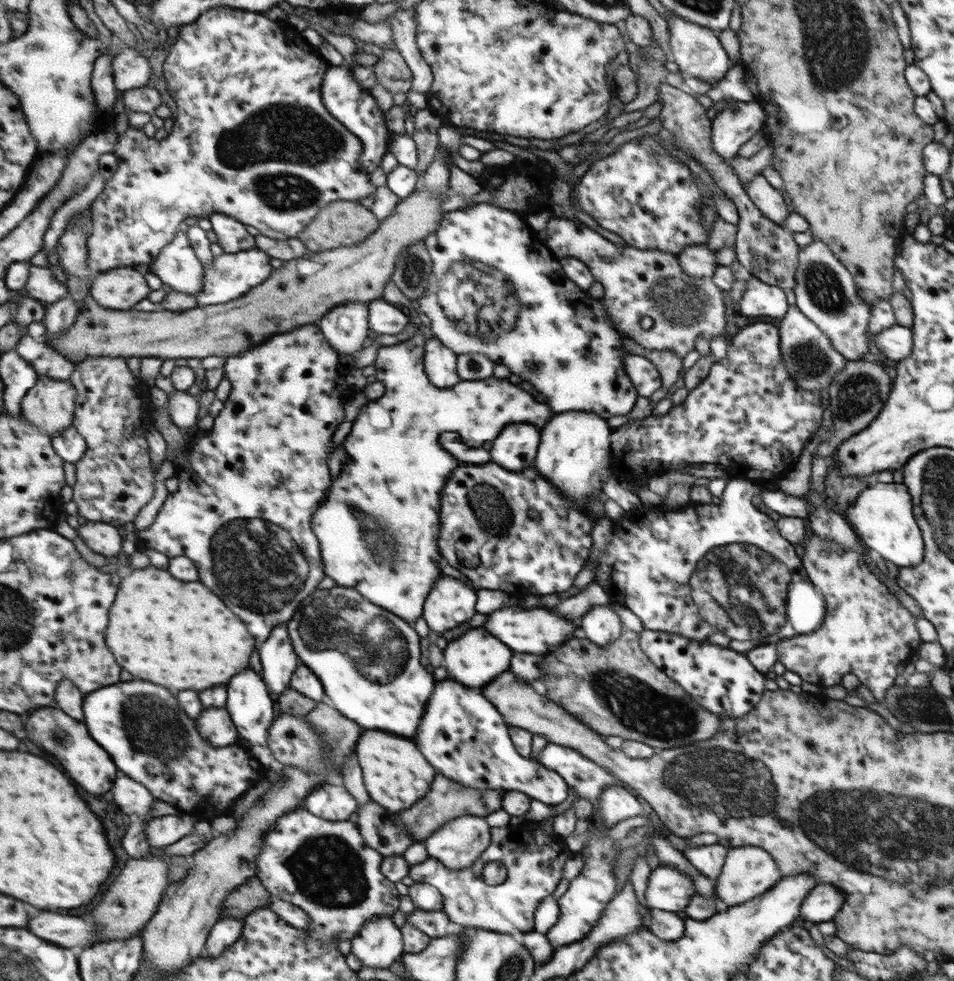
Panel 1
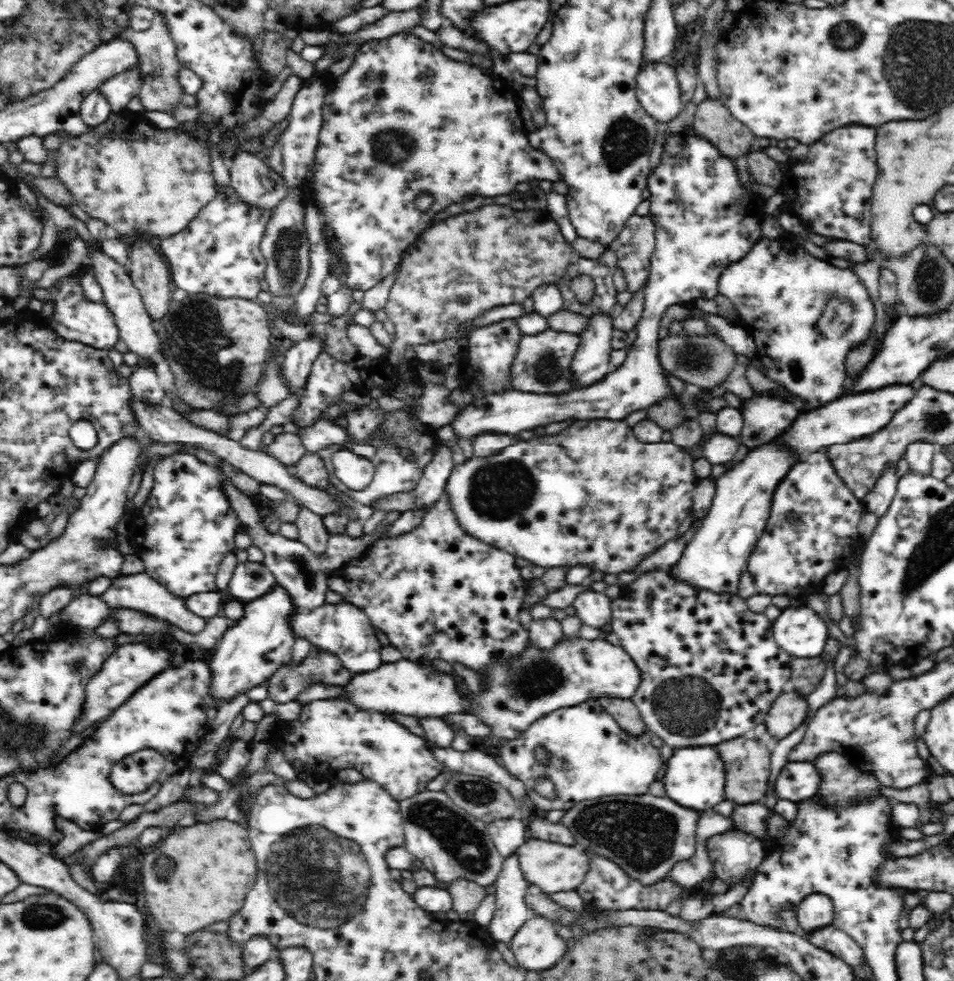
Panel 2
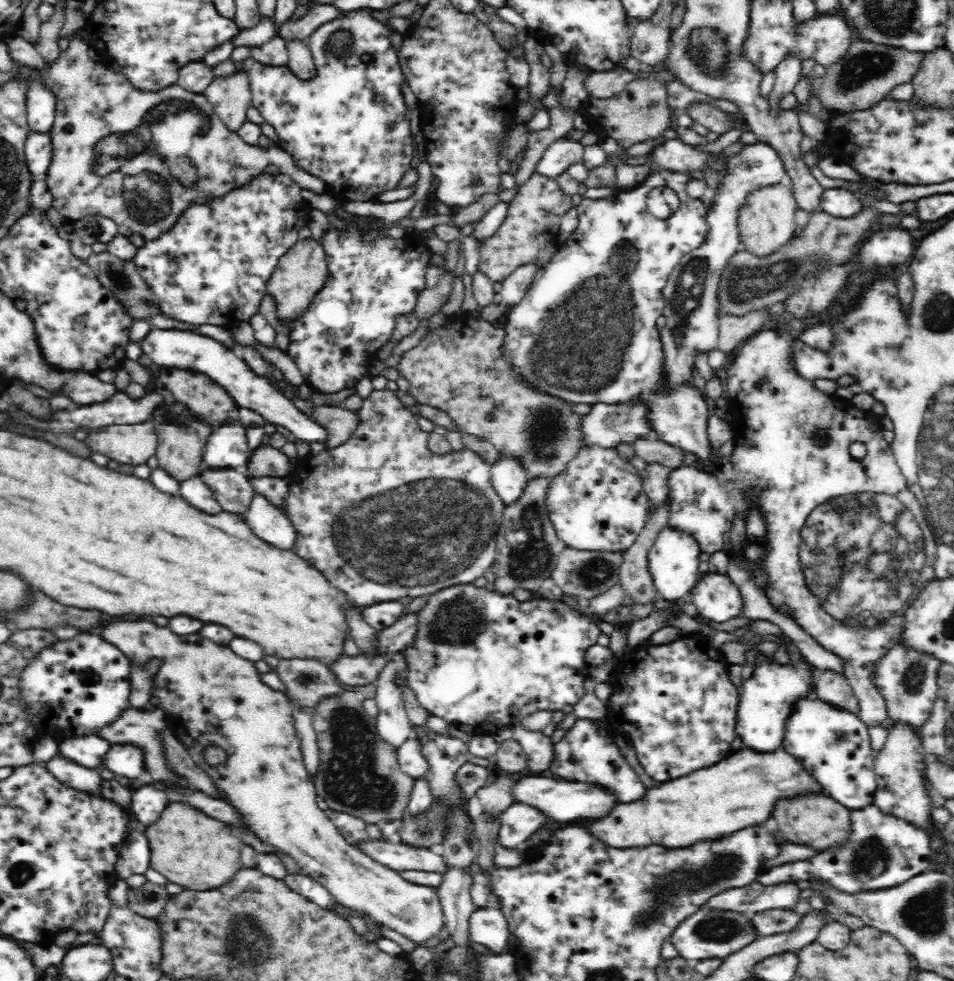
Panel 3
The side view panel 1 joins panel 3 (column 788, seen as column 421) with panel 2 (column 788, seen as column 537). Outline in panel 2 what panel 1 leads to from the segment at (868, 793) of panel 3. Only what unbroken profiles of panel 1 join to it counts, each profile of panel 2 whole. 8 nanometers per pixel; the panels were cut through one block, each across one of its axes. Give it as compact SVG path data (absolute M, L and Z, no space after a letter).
M804 761L788 762L776 776L772 794L776 800L800 802L818 795L821 776L814 763Z

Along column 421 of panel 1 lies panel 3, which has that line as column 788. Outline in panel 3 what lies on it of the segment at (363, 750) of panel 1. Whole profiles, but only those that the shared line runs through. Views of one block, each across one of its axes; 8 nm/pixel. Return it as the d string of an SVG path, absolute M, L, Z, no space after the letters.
M782 750L774 754L758 754L758 752L738 752L730 756L728 760L722 760L720 764L712 768L704 768L700 772L692 772L680 780L656 784L654 788L648 788L646 796L632 802L632 804L616 804L608 816L596 820L590 824L590 830L594 836L598 836L602 842L614 848L644 848L650 844L666 846L666 848L684 848L704 838L718 838L751 827L750 824L762 824L772 814L772 804L776 798L790 798L800 792L818 790L816 784L802 768L799 760L794 762L795 757L791 753L786 754Z

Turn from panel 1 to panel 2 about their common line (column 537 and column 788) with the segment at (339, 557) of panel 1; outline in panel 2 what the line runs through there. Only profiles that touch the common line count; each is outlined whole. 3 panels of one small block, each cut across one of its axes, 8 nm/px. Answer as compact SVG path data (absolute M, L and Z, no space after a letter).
M776 393L772 396L774 398L768 398L768 394L755 394L751 400L742 404L744 428L738 439L749 449L780 436L780 432L784 432L784 428L790 428L792 420L796 420L796 416L801 413L790 402L778 400Z

